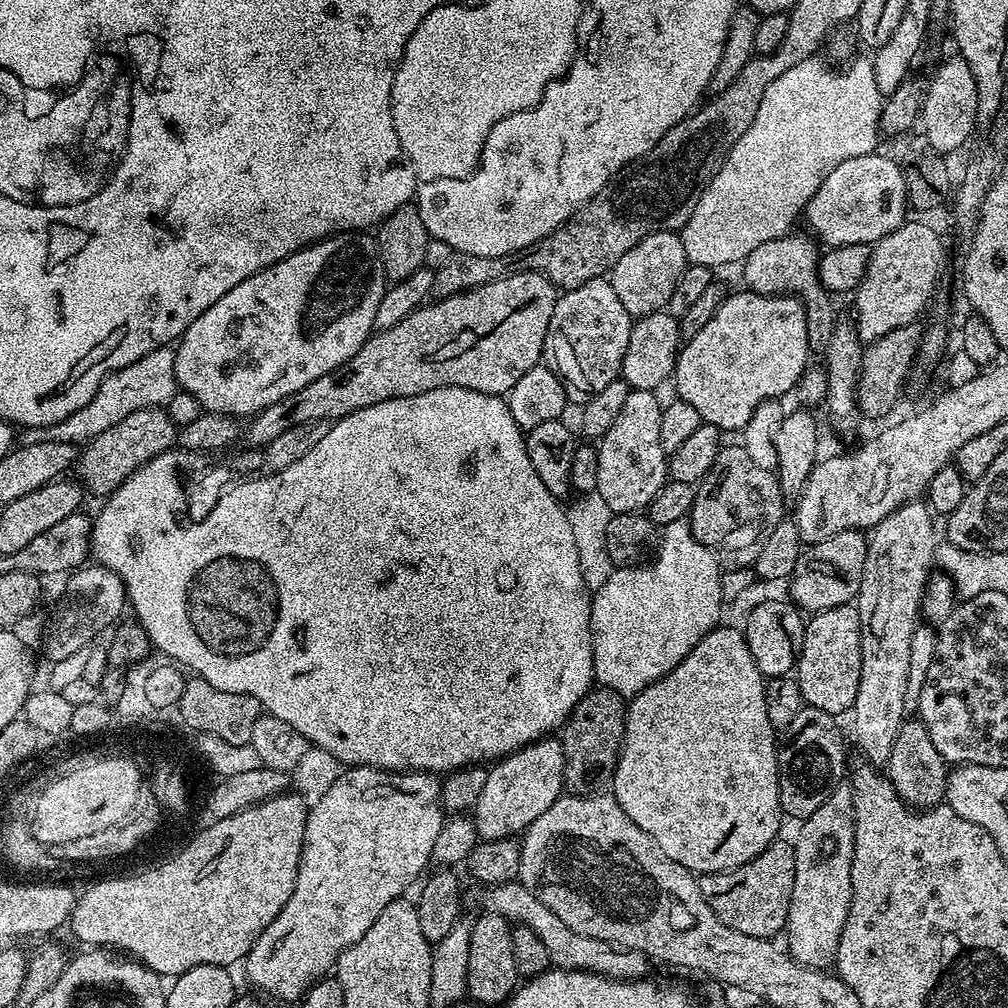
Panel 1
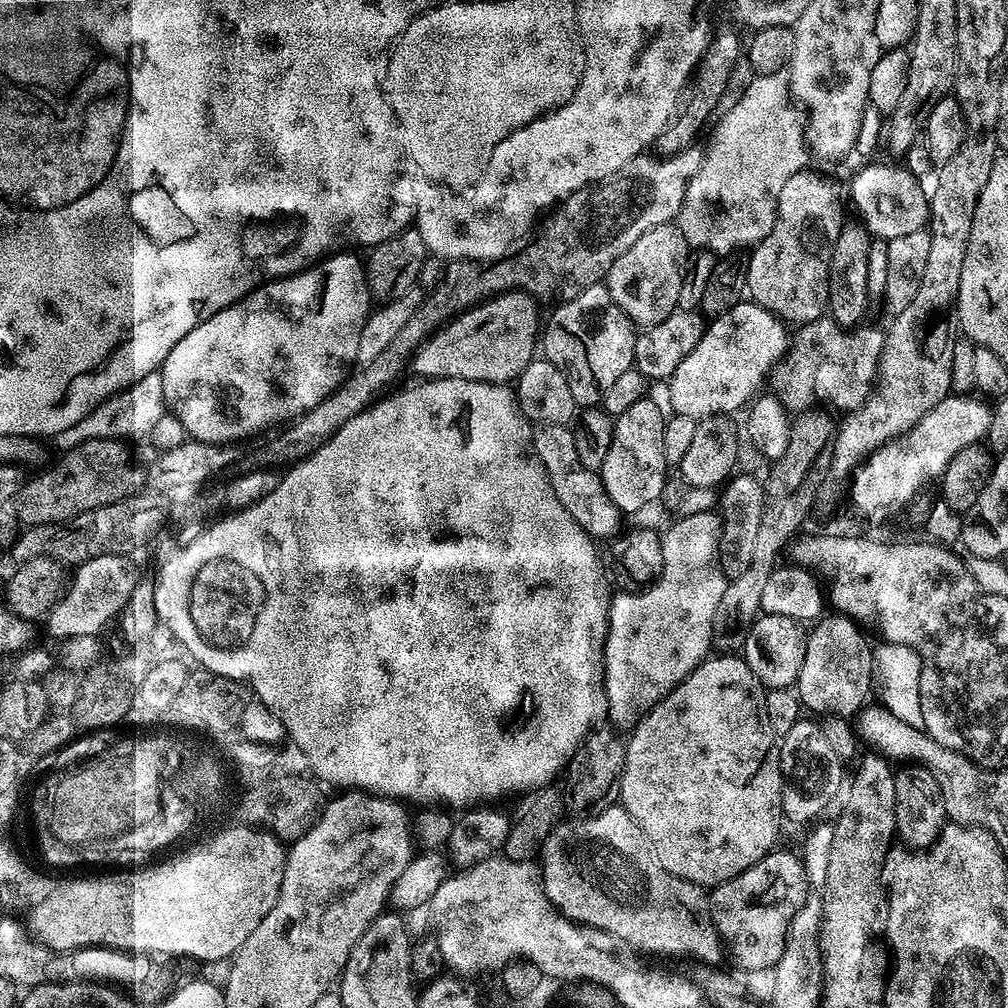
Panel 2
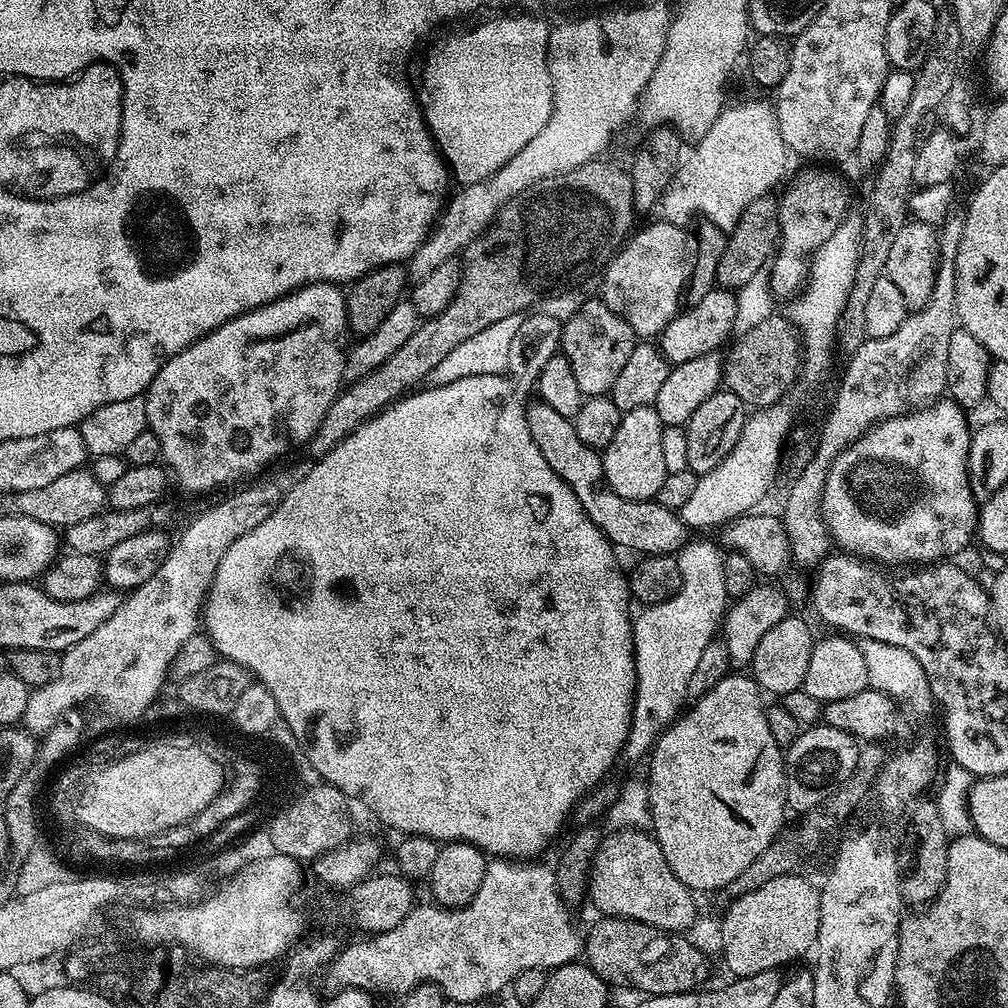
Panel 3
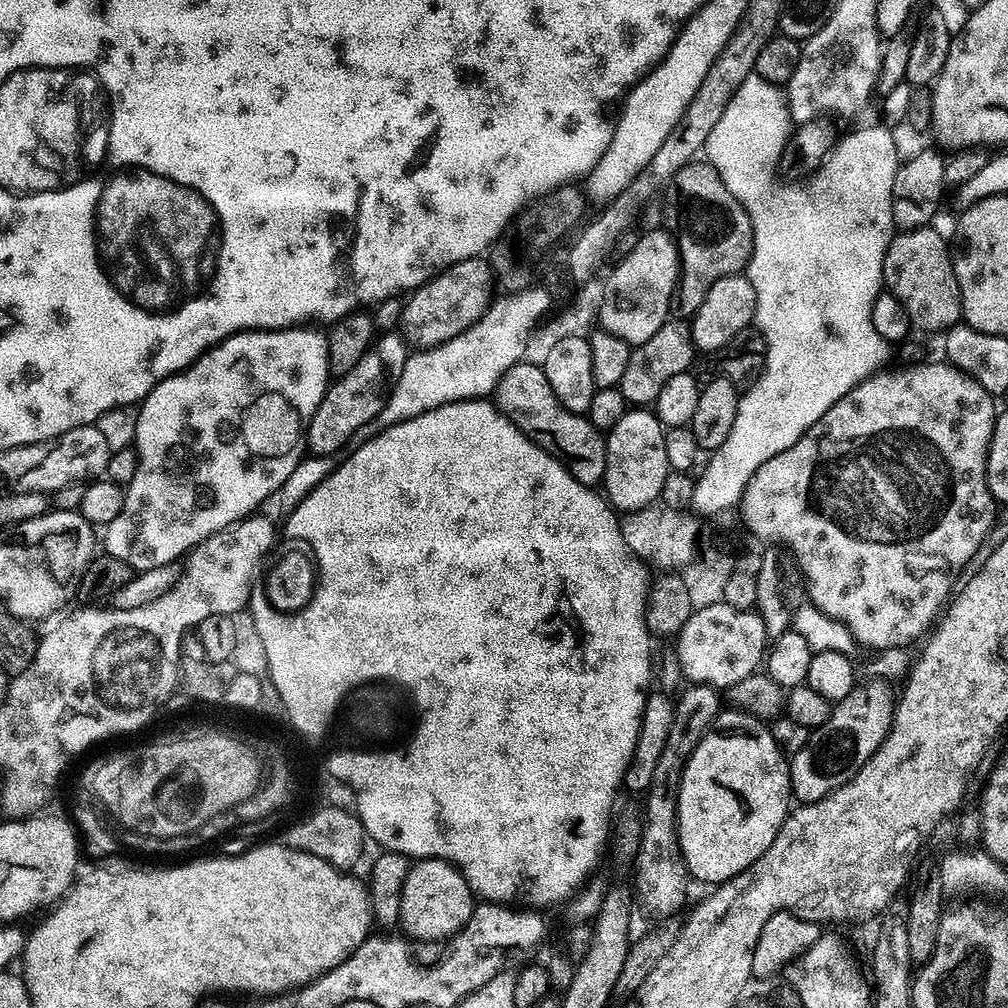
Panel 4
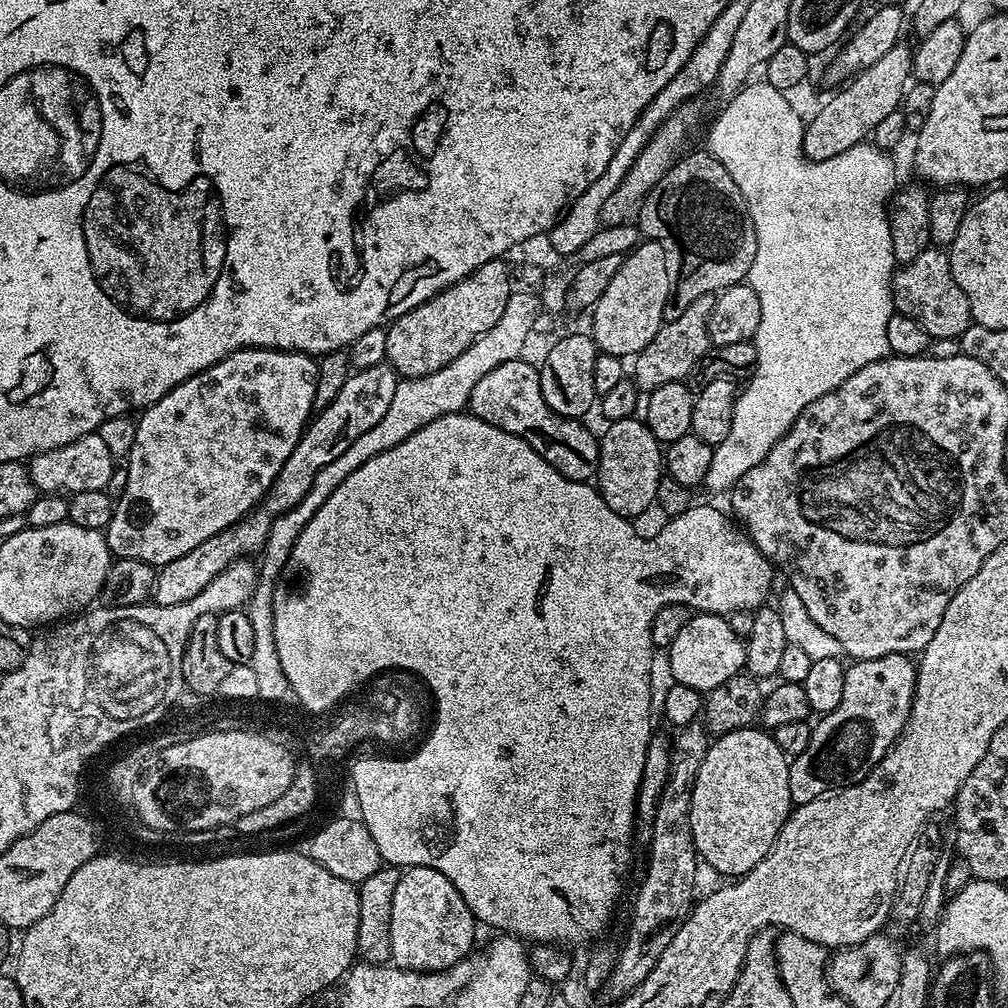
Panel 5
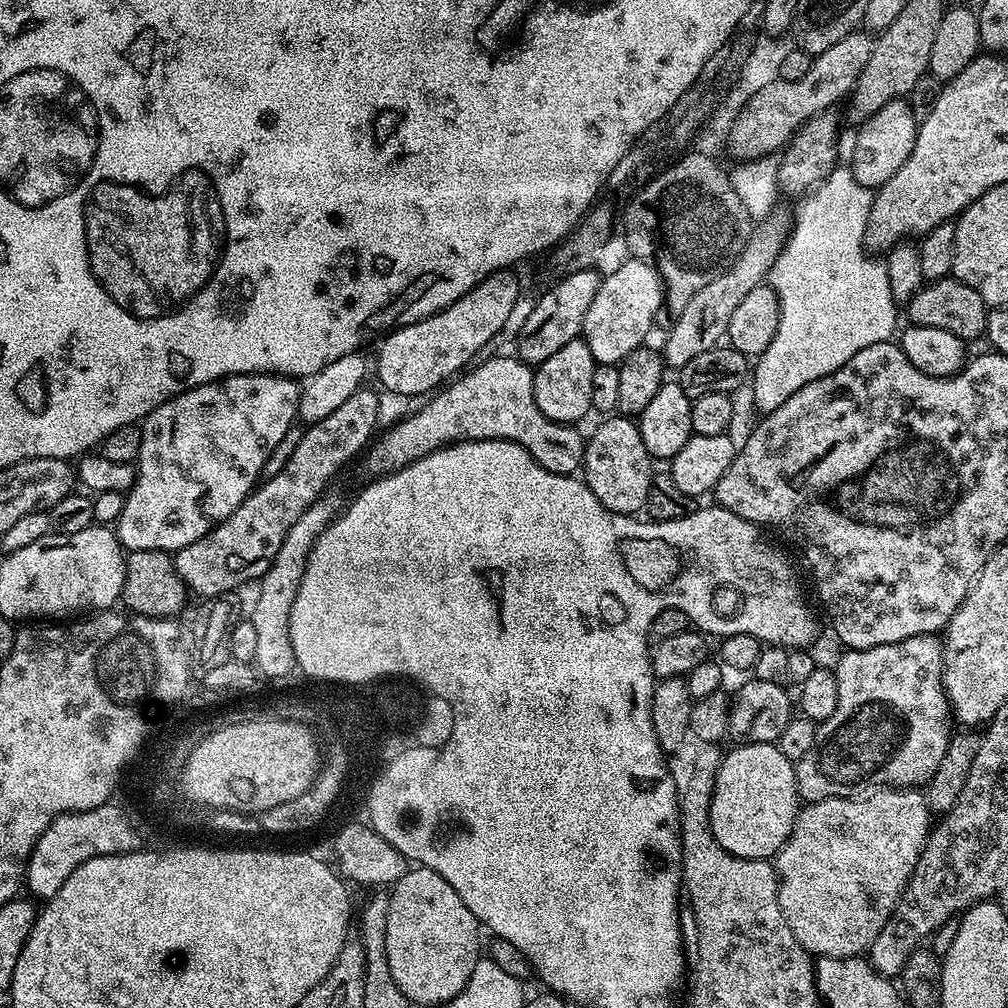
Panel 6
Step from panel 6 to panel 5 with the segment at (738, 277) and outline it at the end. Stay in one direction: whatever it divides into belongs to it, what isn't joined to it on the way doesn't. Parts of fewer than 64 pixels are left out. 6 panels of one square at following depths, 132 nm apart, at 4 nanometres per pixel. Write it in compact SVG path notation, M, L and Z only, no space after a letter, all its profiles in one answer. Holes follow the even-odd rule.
M703 296L686 310L682 310L682 318L674 318L660 327L658 334L650 338L650 346L642 349L630 364L630 379L641 393L652 392L658 386L666 386L666 382L683 381L684 375L710 352L708 339L708 319L712 313L712 296Z

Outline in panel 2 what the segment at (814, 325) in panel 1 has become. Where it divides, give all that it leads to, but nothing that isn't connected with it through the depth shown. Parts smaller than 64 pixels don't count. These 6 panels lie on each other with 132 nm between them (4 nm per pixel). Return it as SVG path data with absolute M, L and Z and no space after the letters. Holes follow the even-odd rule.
M803 168L795 172L786 180L785 185L779 190L779 197L776 199L776 214L774 226L771 227L770 234L766 238L759 241L751 249L751 256L746 260L745 265L745 289L751 301L762 306L764 309L770 310L779 319L793 324L808 323L816 320L825 313L828 296L829 296L829 264L830 256L833 254L834 243L838 240L838 234L841 233L841 226L846 222L846 215L844 216L844 204L842 202L842 186L834 178L820 174L818 172L810 171L810 168Z

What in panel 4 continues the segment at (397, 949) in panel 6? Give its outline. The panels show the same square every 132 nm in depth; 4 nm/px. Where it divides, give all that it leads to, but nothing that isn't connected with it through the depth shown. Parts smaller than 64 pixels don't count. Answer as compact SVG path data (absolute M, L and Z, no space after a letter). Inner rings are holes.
M430 859L416 860L409 867L406 882L402 888L400 924L402 928L405 928L403 931L413 941L447 941L455 936L461 928L468 925L472 917L473 907L473 890L468 885L468 879L461 874L460 869L455 864L445 860Z

